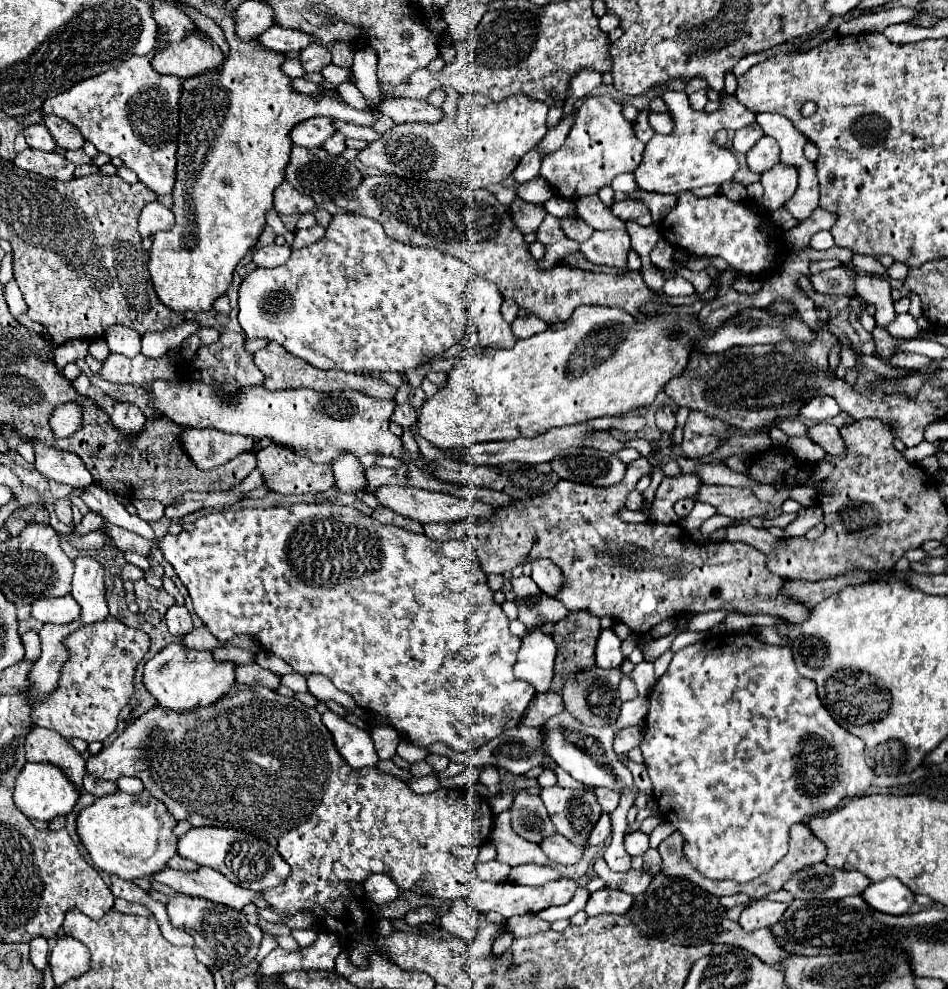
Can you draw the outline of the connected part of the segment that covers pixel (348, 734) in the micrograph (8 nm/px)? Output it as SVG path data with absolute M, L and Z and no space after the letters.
M326 710L322 714L322 722L332 732L338 752L352 768L374 766L378 762L378 754L376 754L372 736L366 730L346 722L342 716L338 716L330 710Z

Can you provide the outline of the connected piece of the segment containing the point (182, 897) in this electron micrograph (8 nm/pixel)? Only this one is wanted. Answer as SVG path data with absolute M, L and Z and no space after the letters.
M174 894L166 902L166 912L174 928L184 928L196 940L196 946L208 954L208 958L218 964L222 970L234 972L242 966L248 966L258 952L262 942L262 930L252 924L242 912L226 908L216 902L206 902L202 898L190 898L186 894Z

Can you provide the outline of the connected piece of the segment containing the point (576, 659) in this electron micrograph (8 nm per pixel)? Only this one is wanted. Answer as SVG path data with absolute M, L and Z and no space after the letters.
M572 610L564 622L554 624L552 638L558 646L556 676L552 682L552 692L560 692L560 676L564 672L584 670L594 666L594 644L600 634L600 620L588 610Z

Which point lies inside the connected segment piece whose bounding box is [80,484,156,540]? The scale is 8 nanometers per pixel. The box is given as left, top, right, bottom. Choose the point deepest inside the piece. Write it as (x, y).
(104, 503)

